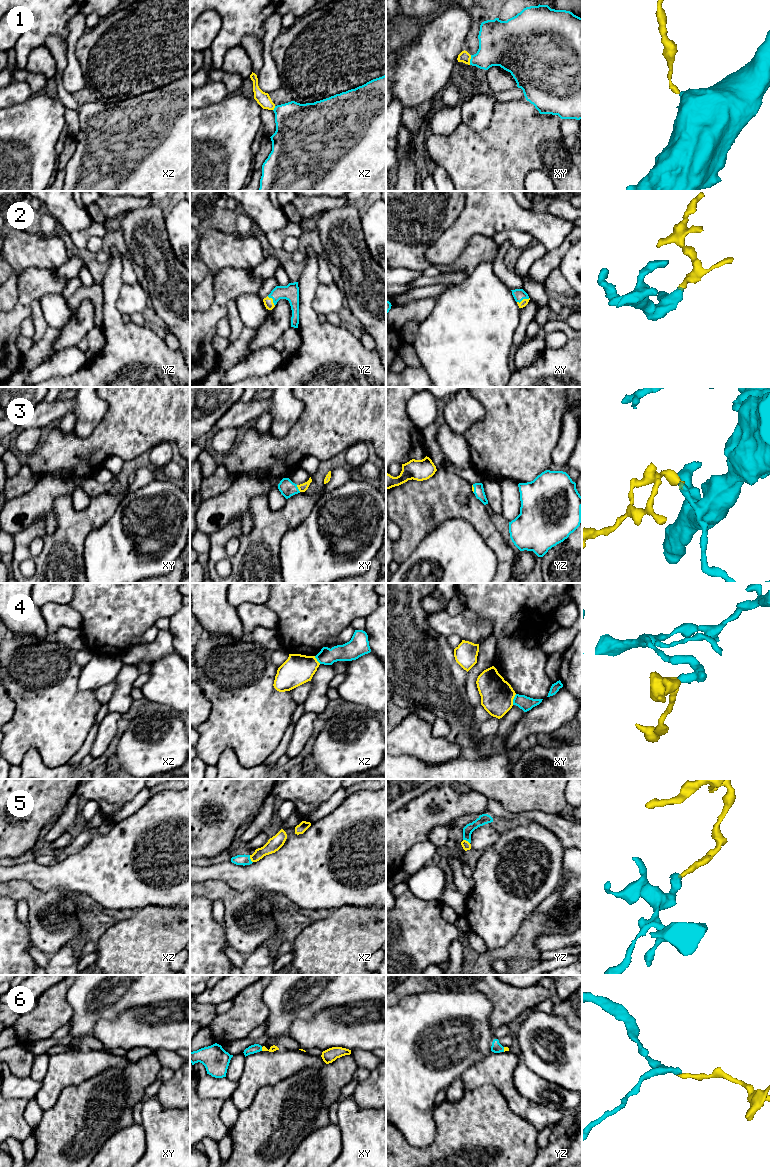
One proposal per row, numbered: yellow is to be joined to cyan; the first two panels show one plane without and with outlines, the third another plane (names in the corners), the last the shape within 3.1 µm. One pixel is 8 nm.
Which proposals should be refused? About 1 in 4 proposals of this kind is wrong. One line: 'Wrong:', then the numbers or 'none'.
Wrong: 4

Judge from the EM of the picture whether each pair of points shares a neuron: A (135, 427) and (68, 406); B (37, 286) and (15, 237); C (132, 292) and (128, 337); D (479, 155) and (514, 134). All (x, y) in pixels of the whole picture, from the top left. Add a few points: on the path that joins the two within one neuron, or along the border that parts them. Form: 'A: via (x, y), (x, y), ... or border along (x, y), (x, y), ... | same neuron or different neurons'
A: border along (100, 397), (107, 403), (108, 409), (89, 436) | different neurons
B: border along (52, 269), (25, 269), (18, 277), (16, 288) | different neurons
C: border along (119, 292), (117, 309), (122, 315) | different neurons
D: via (488, 155), (492, 155), (505, 142) | same neuron

